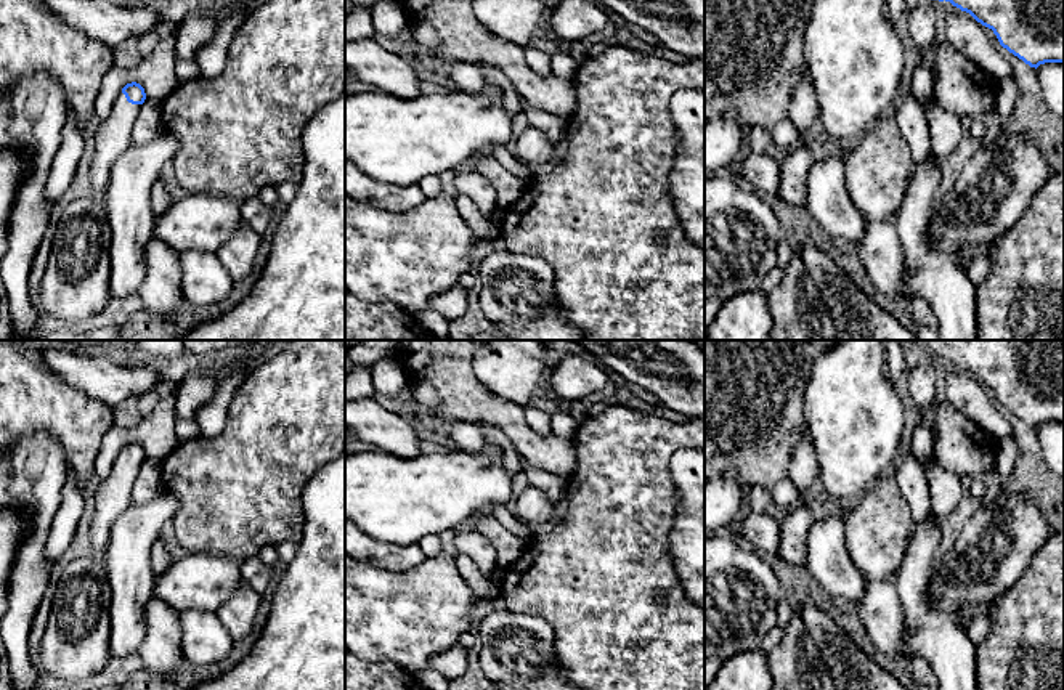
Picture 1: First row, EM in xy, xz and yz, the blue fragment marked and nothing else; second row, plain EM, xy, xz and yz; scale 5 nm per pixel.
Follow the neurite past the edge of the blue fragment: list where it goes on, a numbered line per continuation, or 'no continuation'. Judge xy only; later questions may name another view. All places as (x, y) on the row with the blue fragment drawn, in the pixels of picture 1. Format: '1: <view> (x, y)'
1: xy (111, 138)

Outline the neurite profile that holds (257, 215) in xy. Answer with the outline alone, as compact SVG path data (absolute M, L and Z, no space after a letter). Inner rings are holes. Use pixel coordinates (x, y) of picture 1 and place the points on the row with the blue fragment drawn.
M250 197L239 204L239 212L244 225L263 234L270 228L271 207L263 204L258 197Z

